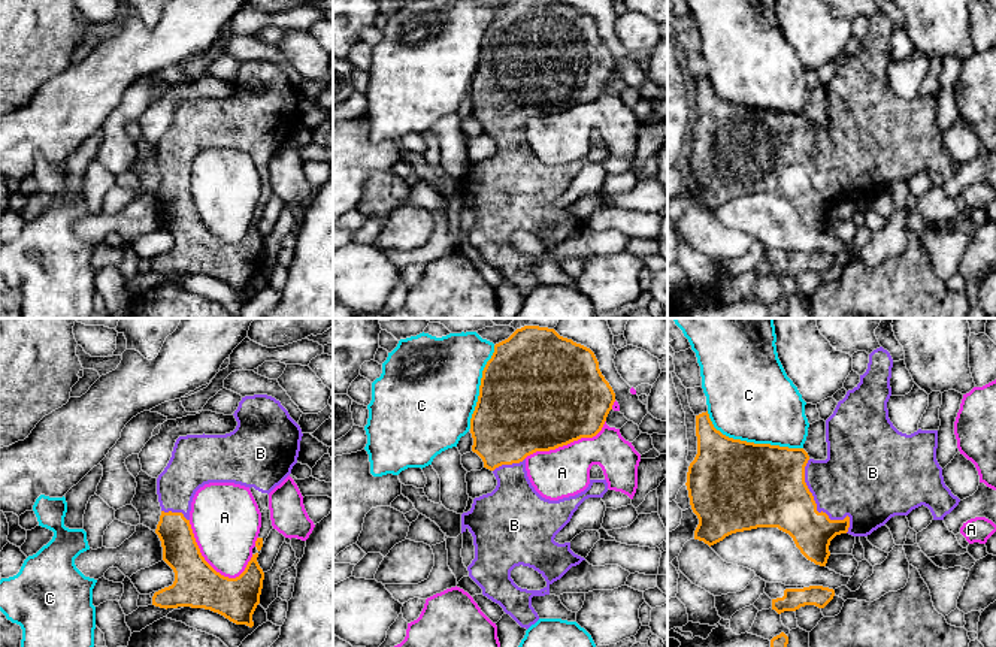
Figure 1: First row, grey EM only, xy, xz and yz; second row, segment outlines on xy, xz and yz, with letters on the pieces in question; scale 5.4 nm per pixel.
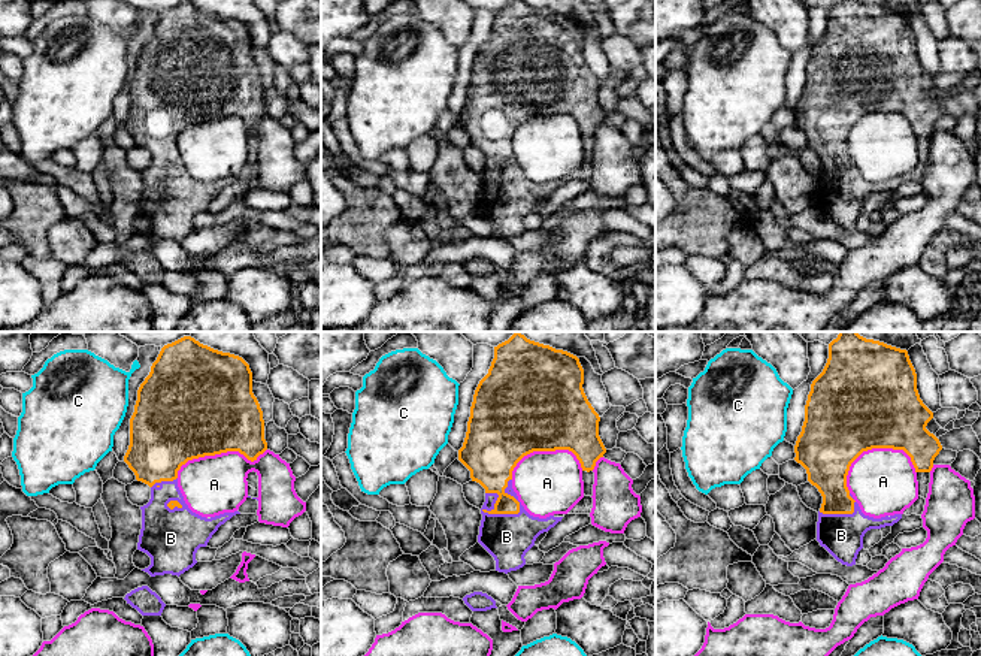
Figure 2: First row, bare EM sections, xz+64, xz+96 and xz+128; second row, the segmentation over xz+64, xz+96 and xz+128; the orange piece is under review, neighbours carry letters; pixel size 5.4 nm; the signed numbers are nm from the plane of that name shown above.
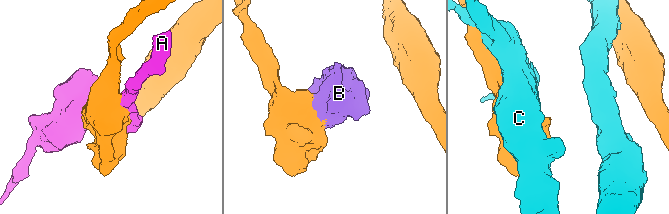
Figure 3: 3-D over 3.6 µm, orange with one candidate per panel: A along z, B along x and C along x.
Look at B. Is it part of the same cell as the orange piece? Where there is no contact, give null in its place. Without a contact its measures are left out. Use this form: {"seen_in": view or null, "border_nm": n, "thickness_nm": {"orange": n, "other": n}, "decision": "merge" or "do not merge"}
{"seen_in": "yz", "border_nm": 460, "thickness_nm": {"orange": 360, "other": 380}, "decision": "merge"}

